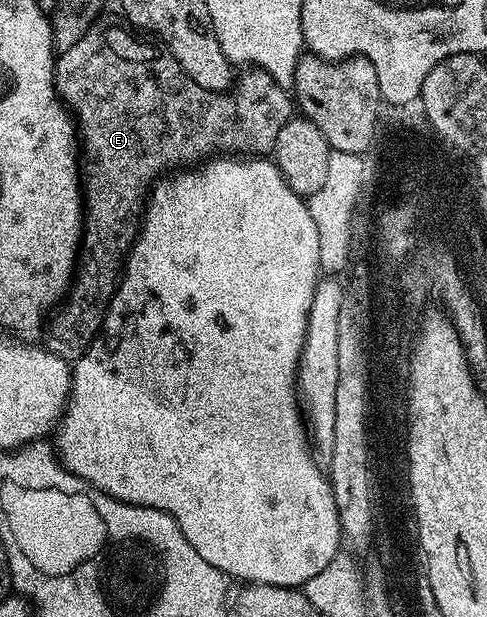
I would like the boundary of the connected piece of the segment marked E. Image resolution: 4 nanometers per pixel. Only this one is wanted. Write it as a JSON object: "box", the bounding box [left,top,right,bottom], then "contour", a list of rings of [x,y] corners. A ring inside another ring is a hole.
{"box":[49,23,293,357],"contour":[[[115,23],[108,27],[90,26],[75,44],[60,50],[55,61],[55,94],[73,116],[81,144],[81,194],[85,208],[79,258],[71,286],[61,303],[63,311],[56,310],[49,319],[50,346],[56,355],[64,357],[82,355],[103,328],[107,307],[141,230],[145,200],[156,180],[172,169],[206,161],[216,152],[266,156],[274,152],[277,133],[293,118],[293,99],[288,88],[277,85],[269,73],[247,69],[230,91],[201,89],[166,47],[136,33],[130,26],[122,26]]]}

